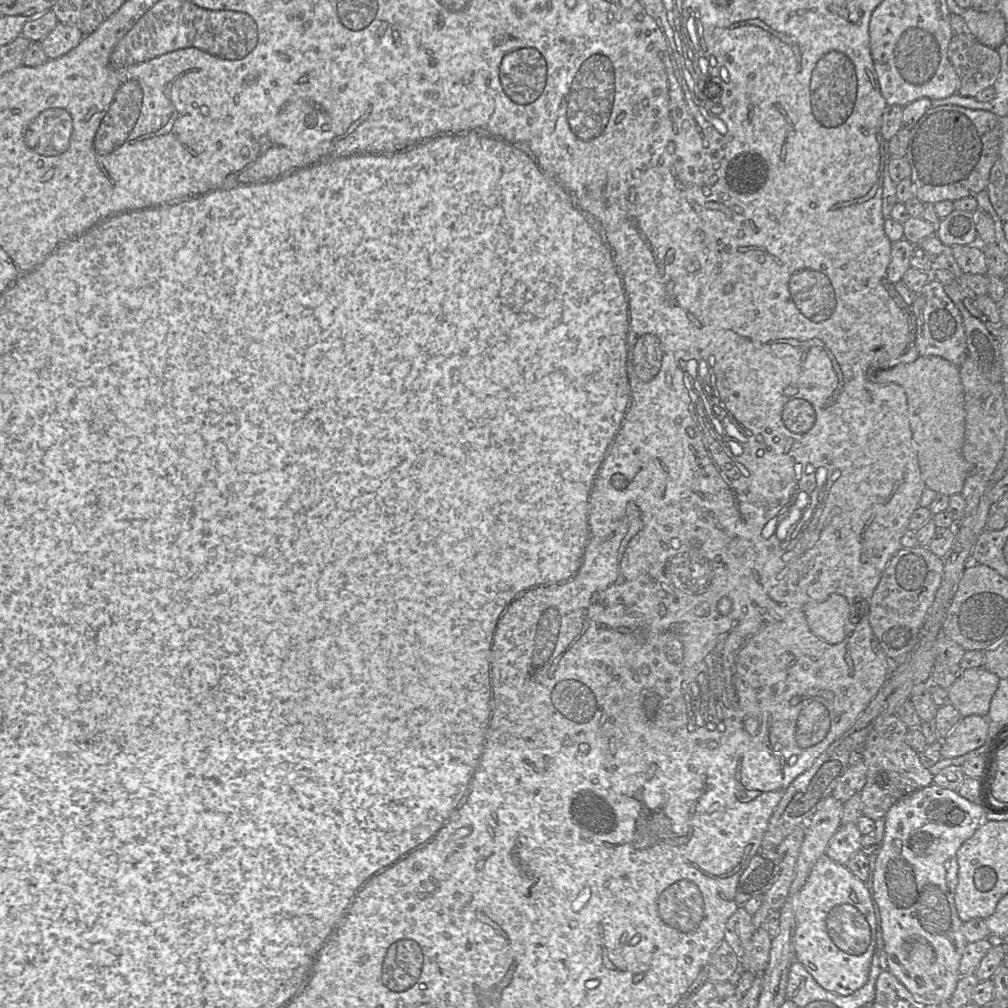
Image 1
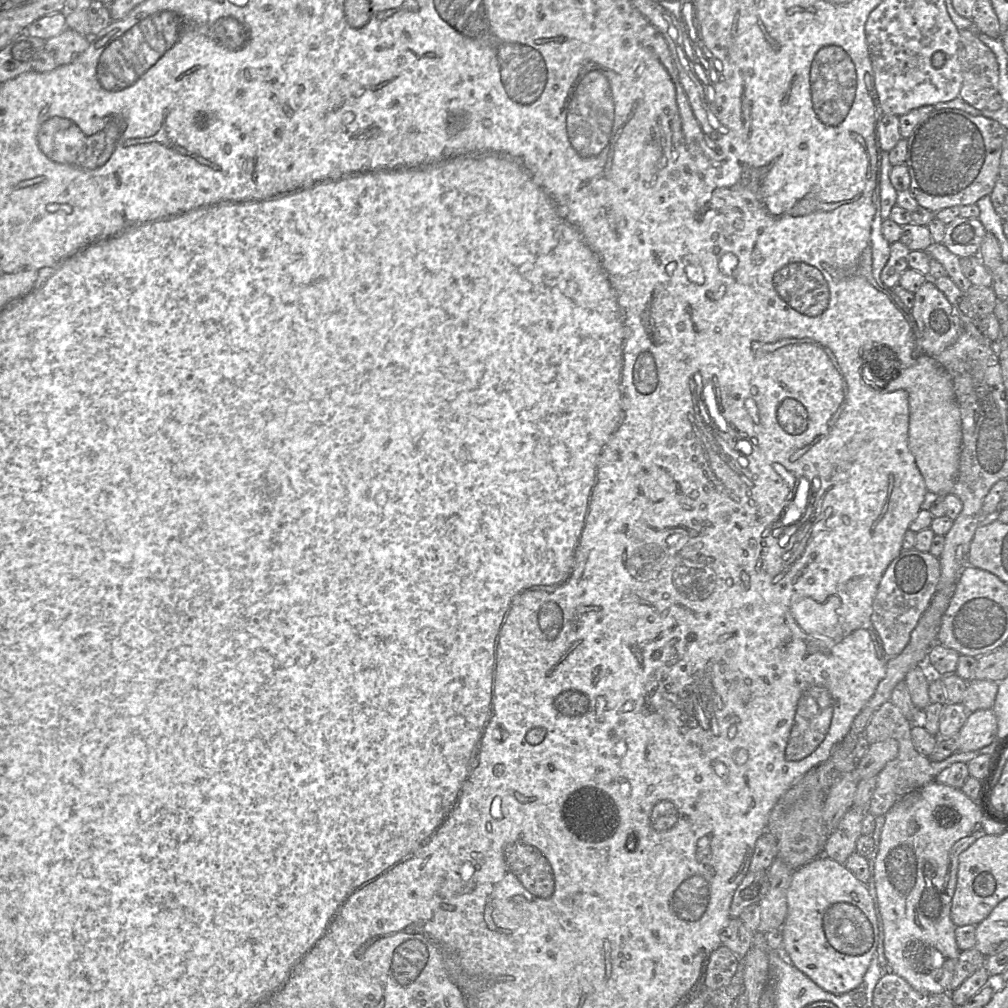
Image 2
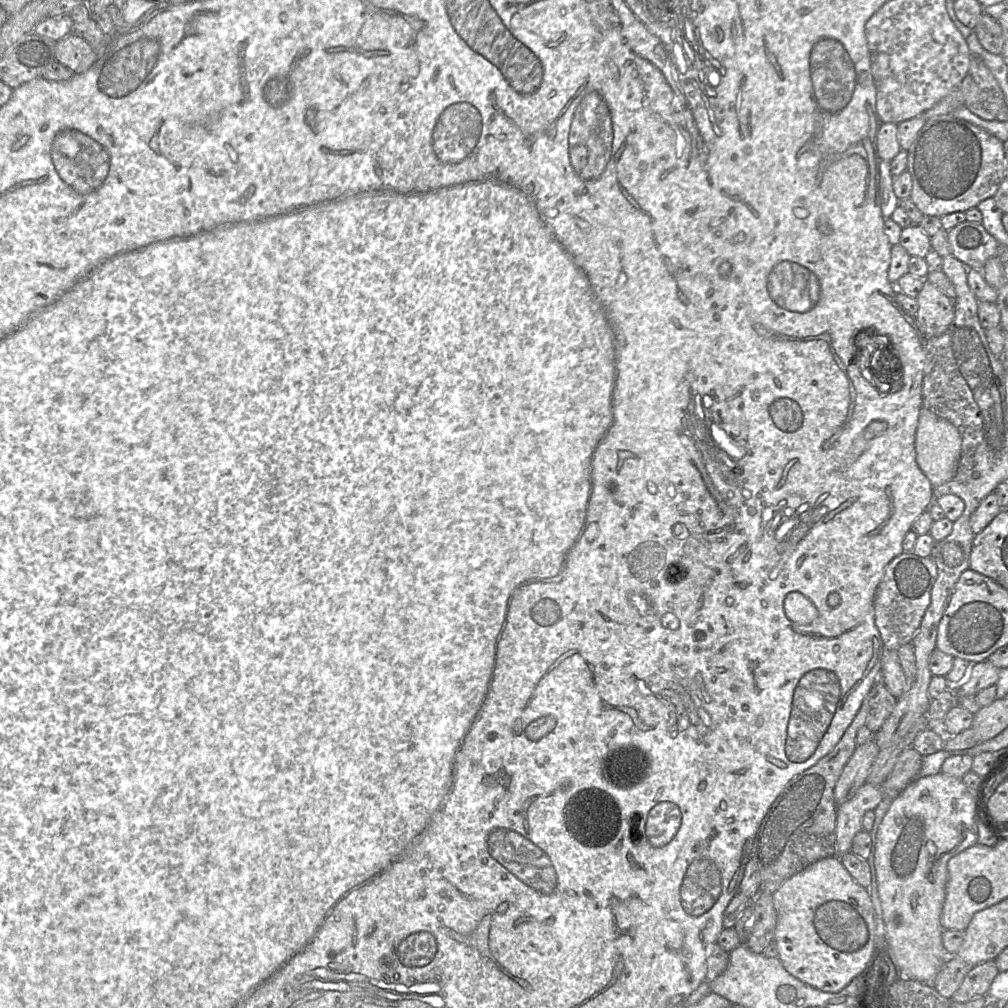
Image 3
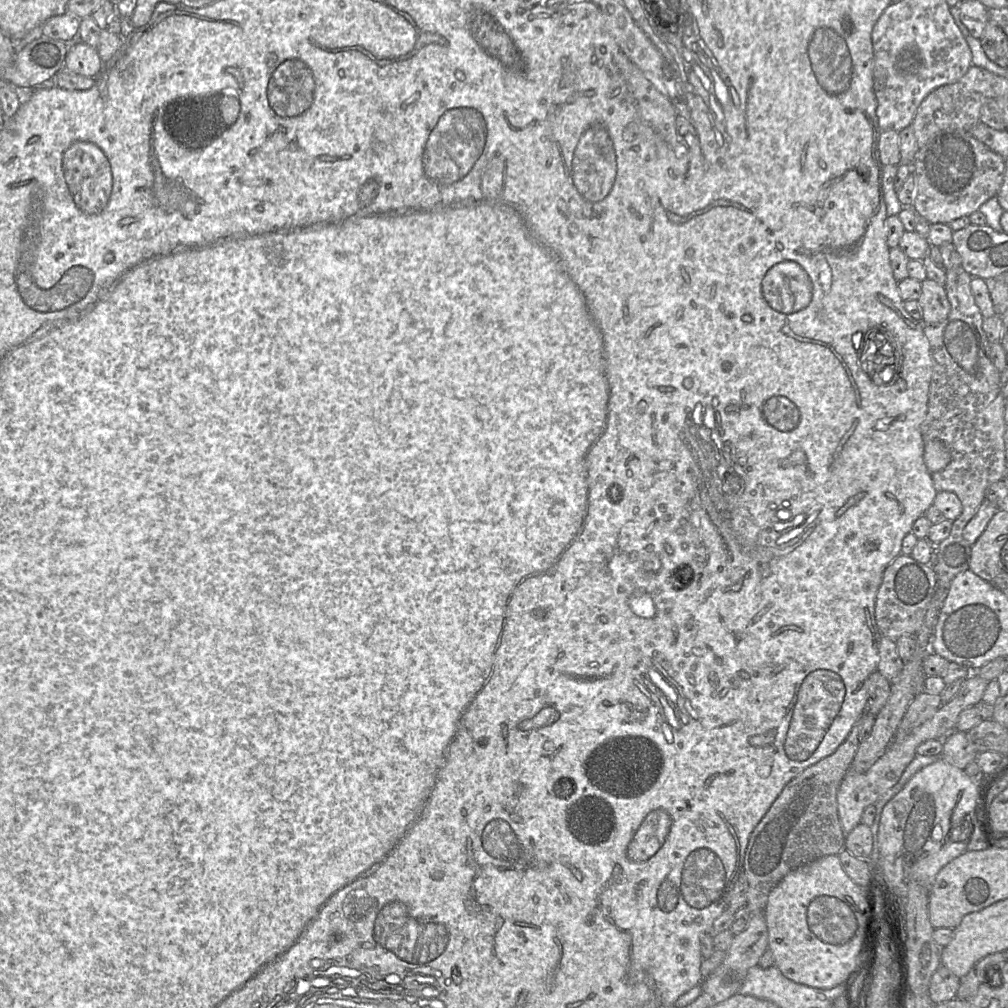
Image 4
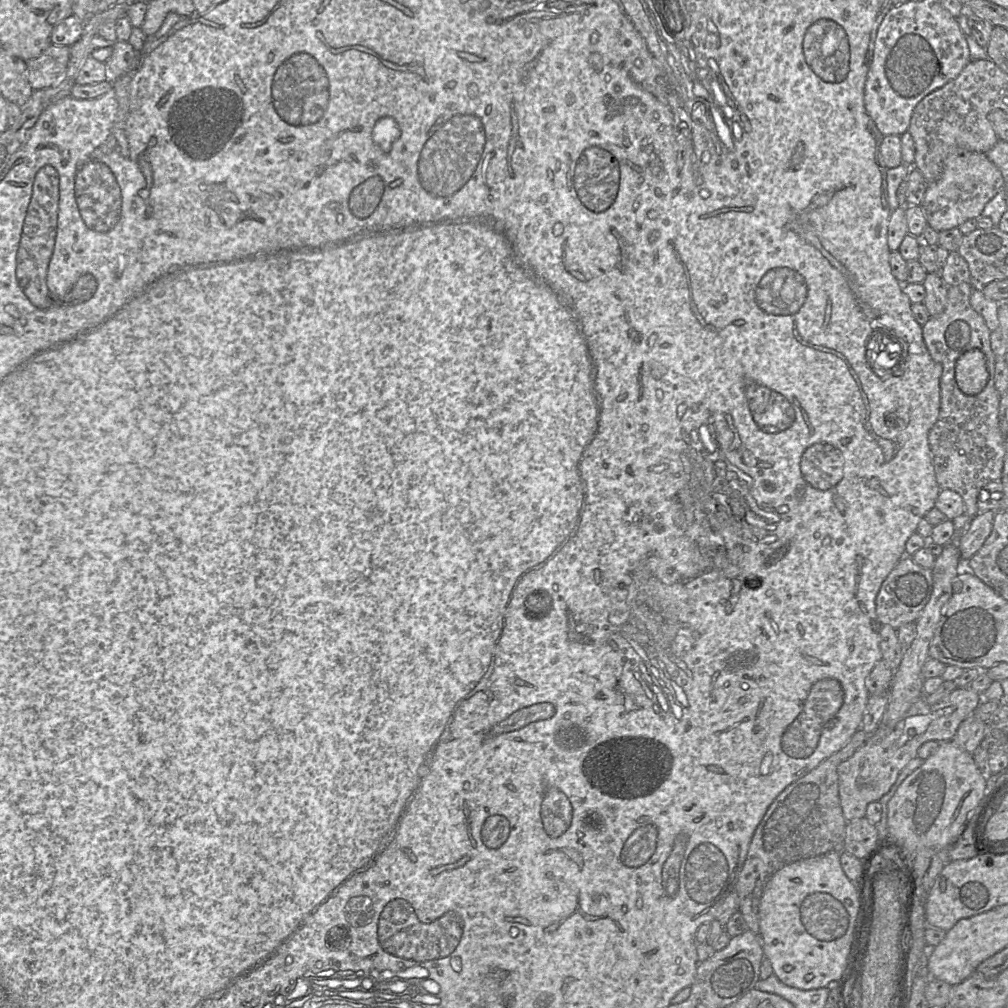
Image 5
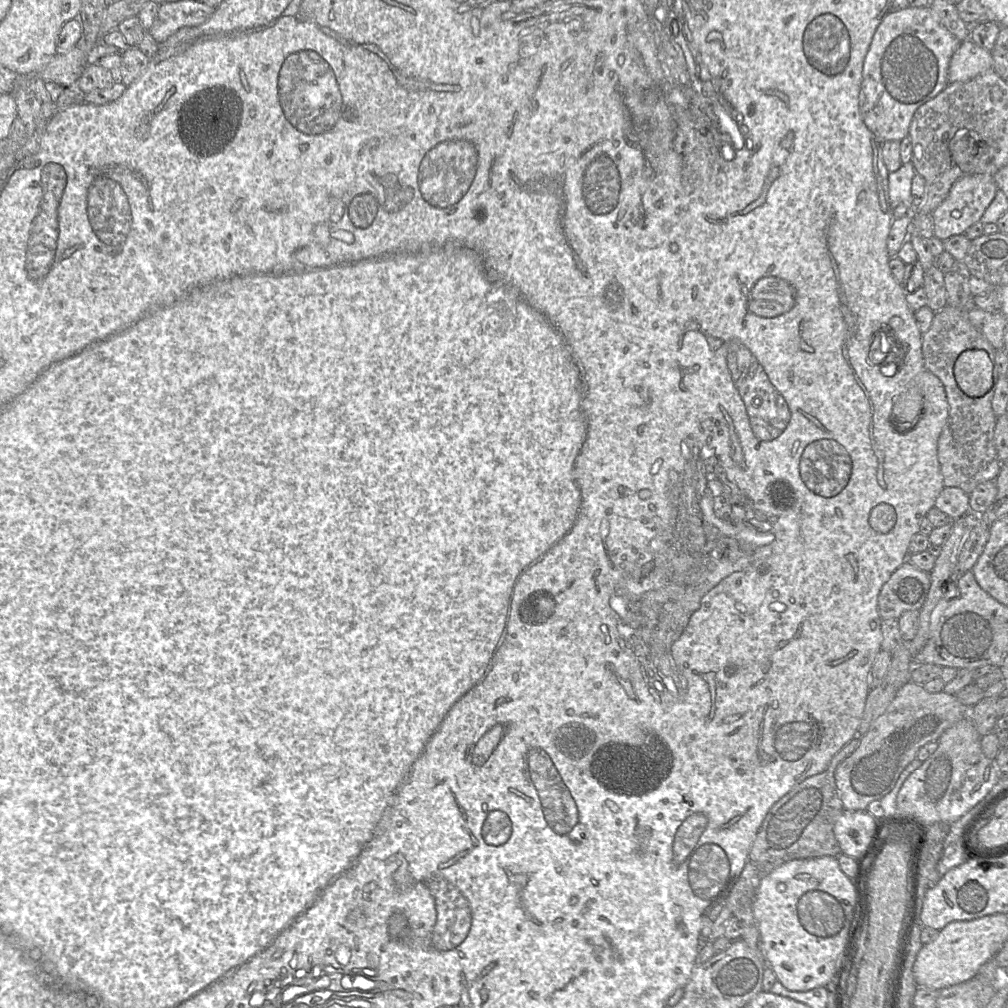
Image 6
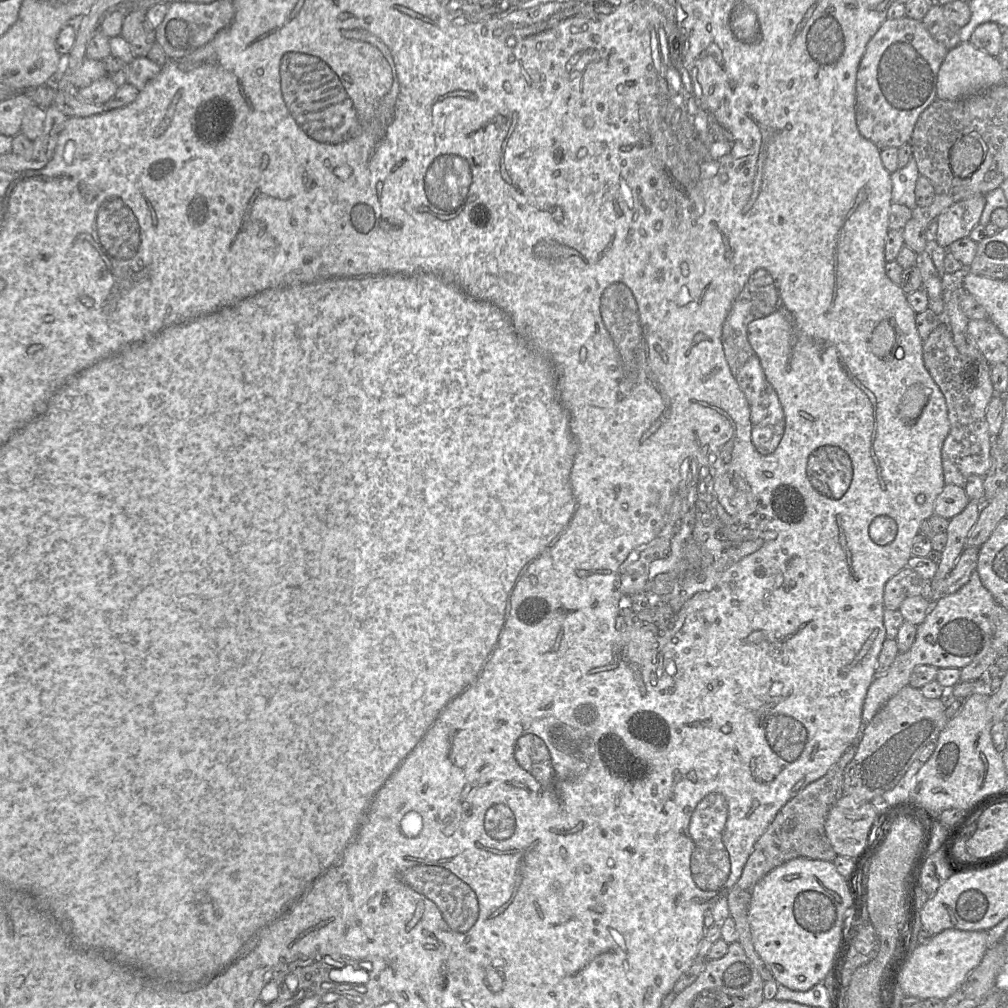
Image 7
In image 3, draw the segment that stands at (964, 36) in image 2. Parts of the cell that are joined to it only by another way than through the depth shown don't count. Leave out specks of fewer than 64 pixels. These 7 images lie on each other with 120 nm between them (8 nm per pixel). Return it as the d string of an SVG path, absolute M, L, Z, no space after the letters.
M971 55L968 74L960 86L964 104L972 113L985 120L997 120L1005 95L992 72L977 56Z

